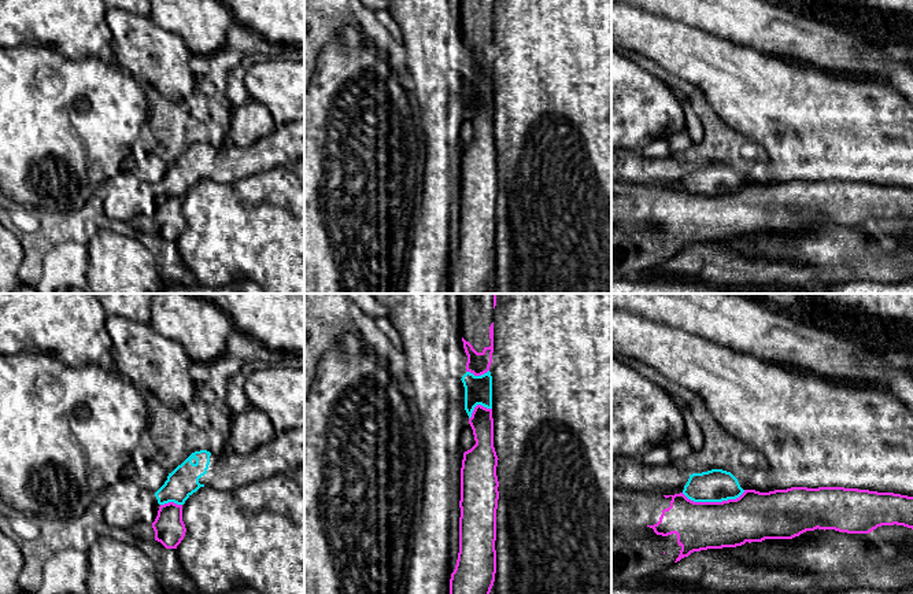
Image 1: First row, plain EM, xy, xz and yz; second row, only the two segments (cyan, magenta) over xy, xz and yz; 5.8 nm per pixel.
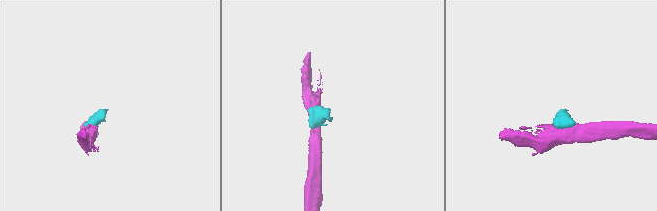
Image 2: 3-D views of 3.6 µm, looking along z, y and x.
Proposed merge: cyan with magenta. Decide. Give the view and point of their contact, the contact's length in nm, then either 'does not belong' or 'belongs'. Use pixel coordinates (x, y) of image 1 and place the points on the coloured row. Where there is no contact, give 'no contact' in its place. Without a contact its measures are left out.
yz (713, 501) | 380 nm | does not belong

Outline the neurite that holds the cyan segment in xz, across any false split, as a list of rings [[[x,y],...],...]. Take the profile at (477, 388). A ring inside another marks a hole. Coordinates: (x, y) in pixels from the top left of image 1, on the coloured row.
[[[447,294],[373,295],[385,306],[403,342],[403,351],[407,358],[407,379],[411,388],[410,396],[418,409],[417,427],[421,435],[425,465],[422,508],[417,516],[411,535],[411,554],[404,575],[404,594],[447,594],[450,579],[451,510],[454,506],[452,492],[456,490],[452,472],[456,465],[456,455],[462,451],[459,435],[465,424],[469,423],[477,405],[492,409],[492,376],[489,370],[481,376],[474,376],[466,370],[467,355],[459,328],[451,320]]]

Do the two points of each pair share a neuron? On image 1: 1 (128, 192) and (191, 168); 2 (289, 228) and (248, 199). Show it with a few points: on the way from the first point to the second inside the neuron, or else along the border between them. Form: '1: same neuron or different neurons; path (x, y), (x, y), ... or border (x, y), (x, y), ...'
1: same neuron; path (143, 192), (158, 191), (176, 181)
2: same neuron; path (280, 228), (258, 209)

